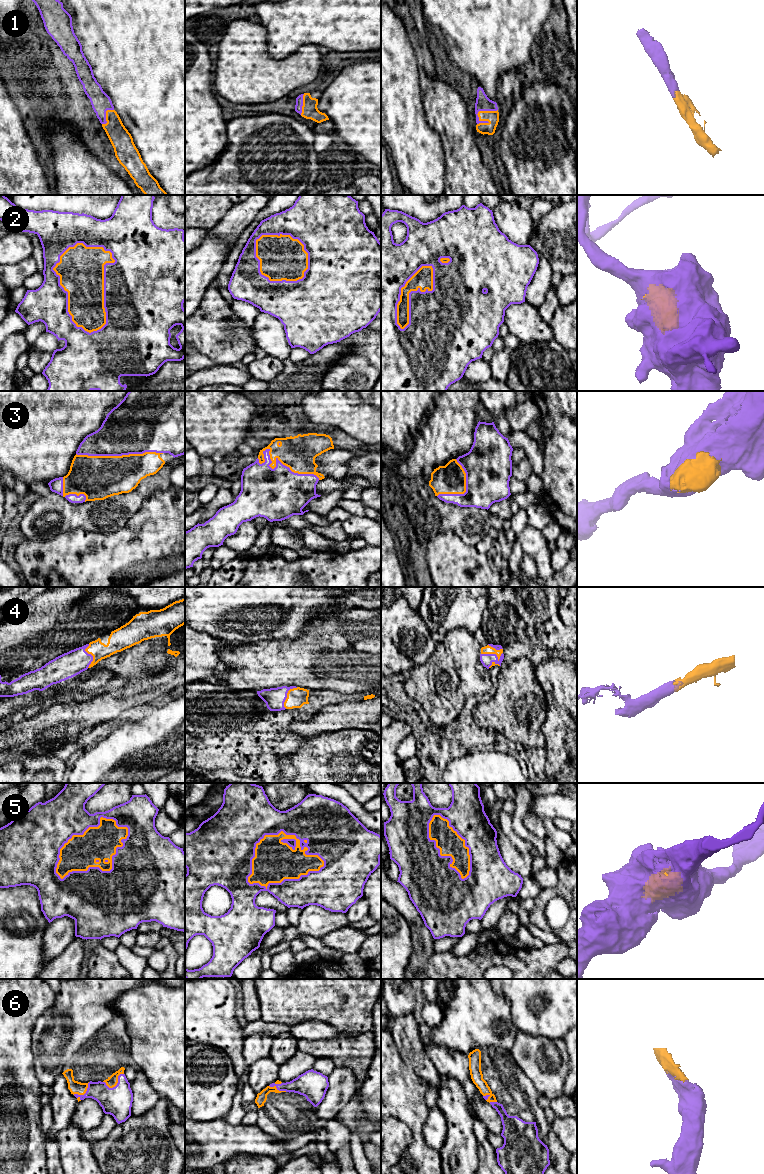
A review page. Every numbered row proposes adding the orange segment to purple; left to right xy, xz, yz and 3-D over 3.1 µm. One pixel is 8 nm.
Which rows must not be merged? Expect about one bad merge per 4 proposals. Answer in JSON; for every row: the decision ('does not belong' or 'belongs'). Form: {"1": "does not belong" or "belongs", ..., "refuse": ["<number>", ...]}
{"1": "belongs", "2": "belongs", "3": "belongs", "4": "belongs", "5": "belongs", "6": "belongs", "refuse": []}

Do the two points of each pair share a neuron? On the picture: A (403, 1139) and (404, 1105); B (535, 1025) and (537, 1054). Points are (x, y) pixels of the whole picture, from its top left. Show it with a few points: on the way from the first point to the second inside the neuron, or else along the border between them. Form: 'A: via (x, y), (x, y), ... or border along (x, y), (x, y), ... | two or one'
A: border along (391, 1116), (410, 1130), (409, 1146) | two
B: border along (536, 1036), (559, 1039) | two

